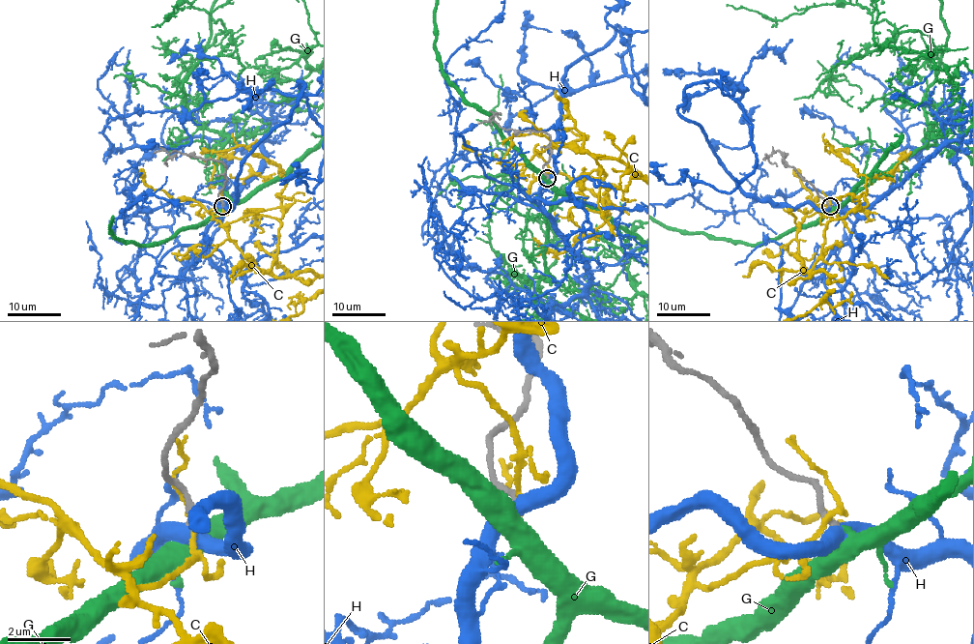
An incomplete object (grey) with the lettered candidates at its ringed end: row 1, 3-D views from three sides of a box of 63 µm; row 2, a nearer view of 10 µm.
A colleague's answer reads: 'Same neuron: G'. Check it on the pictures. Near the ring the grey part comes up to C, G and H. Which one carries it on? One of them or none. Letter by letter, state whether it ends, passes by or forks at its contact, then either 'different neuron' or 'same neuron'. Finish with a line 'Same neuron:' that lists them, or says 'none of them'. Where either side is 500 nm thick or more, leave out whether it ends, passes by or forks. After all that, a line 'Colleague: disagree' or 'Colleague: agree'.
C: it passes by; different neuron
G: it passes by; same neuron
H: it passes by; different neuron
Same neuron: G
Colleague: agree

